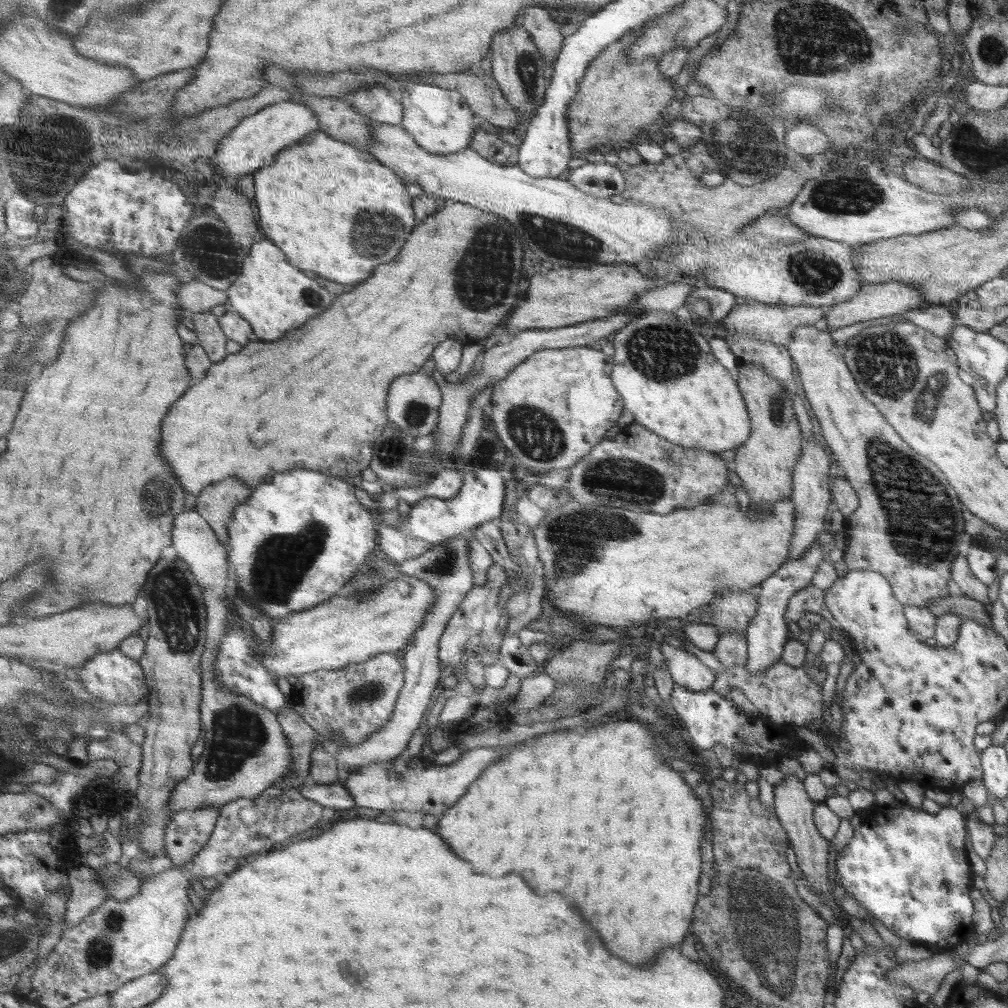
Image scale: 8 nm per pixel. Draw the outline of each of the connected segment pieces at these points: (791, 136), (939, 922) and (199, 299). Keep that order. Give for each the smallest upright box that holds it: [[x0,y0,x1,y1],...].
[[785,122,832,155],[835,806,975,948],[179,280,228,313]]

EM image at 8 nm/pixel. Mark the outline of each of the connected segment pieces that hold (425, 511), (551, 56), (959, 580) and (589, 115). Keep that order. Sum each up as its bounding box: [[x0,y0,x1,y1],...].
[[378,464,506,564],[519,5,565,68],[951,552,988,604],[566,27,681,153]]

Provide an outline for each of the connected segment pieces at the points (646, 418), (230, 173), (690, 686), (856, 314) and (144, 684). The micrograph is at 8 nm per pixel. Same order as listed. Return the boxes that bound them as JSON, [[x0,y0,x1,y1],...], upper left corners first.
[[611,311,751,454],[212,99,319,181],[659,643,718,691],[823,281,926,330],[71,649,151,702]]

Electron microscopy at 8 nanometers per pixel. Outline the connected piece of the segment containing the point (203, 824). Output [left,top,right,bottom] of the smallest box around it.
[167,804,222,867]

